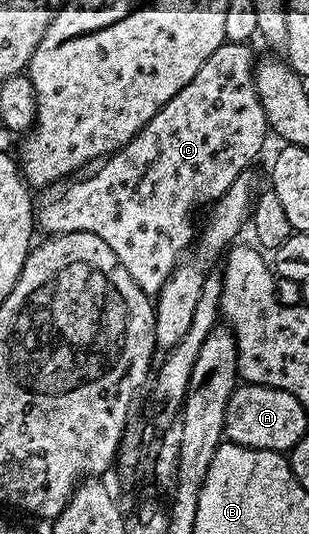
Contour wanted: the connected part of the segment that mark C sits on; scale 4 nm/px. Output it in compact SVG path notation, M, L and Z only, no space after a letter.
M245 43L221 45L211 59L199 67L195 79L191 79L191 83L187 83L179 95L172 97L126 145L89 171L94 173L86 172L70 180L64 186L65 193L57 193L52 197L49 194L52 192L42 192L45 194L39 197L35 205L36 228L40 232L42 229L45 235L99 235L99 239L103 239L103 243L115 251L119 263L127 267L127 275L135 279L143 292L150 295L160 293L165 280L179 264L177 256L189 245L189 193L225 193L235 178L254 164L252 161L260 155L265 145L265 133L270 132L263 103L259 103L253 82L255 56L249 48Z

